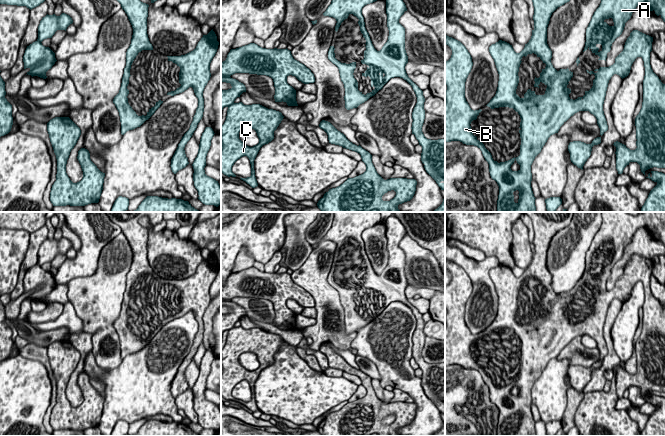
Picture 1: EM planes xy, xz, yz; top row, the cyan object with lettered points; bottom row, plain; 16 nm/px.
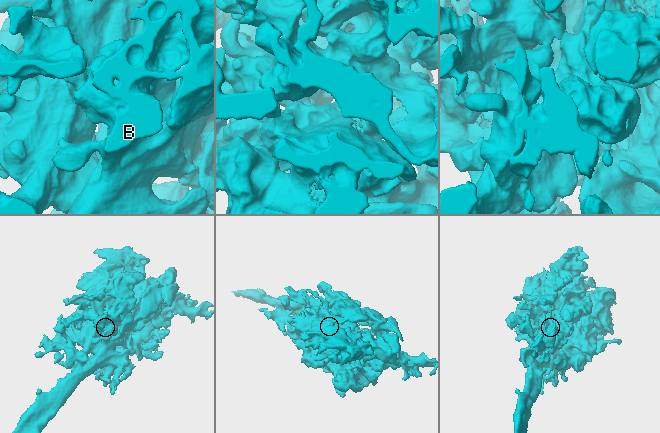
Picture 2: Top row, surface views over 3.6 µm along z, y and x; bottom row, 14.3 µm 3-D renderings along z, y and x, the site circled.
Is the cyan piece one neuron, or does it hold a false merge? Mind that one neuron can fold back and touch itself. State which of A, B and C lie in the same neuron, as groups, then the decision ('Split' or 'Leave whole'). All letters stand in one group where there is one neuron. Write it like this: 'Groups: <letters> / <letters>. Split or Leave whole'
Groups: A B C. Leave whole

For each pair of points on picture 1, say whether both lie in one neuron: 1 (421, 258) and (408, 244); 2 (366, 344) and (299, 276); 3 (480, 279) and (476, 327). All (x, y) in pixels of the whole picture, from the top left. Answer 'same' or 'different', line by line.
1: same
2: different
3: same

